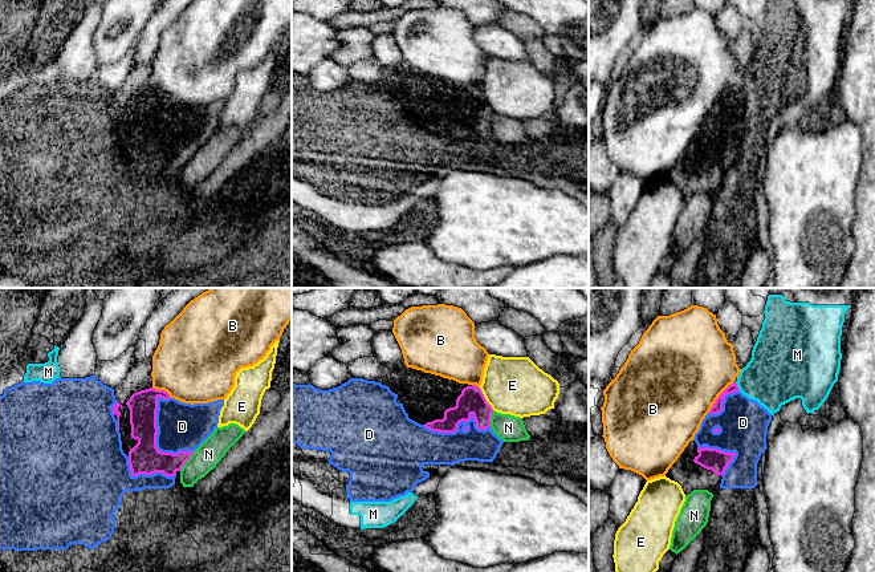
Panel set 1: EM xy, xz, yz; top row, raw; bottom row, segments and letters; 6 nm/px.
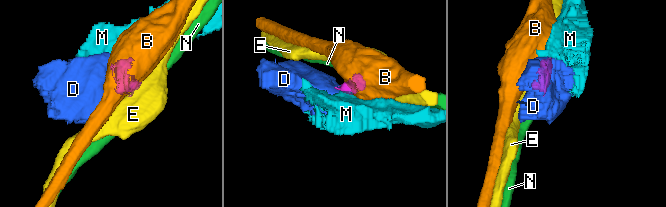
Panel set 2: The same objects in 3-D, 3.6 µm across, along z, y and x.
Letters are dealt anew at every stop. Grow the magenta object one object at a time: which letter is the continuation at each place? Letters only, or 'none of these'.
none of these

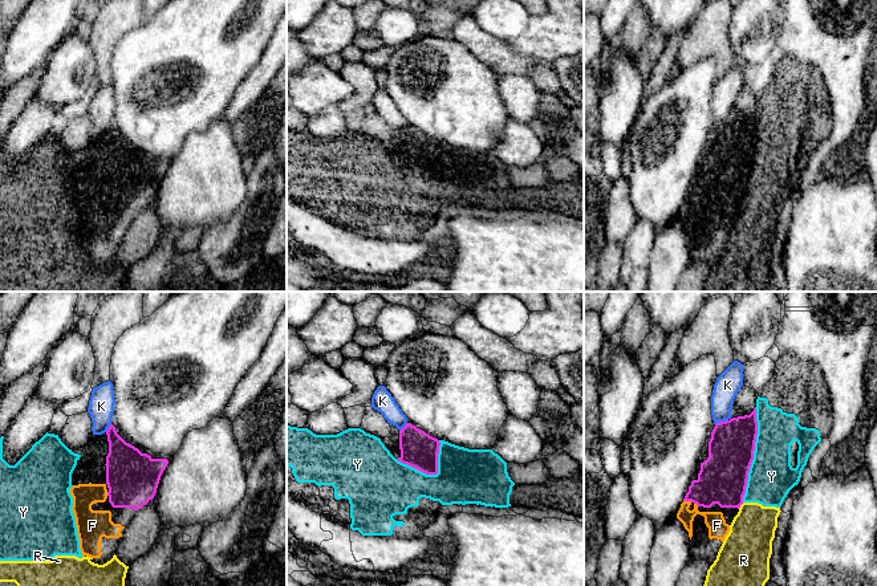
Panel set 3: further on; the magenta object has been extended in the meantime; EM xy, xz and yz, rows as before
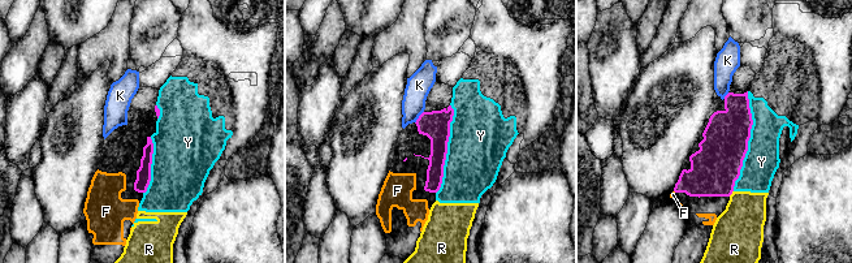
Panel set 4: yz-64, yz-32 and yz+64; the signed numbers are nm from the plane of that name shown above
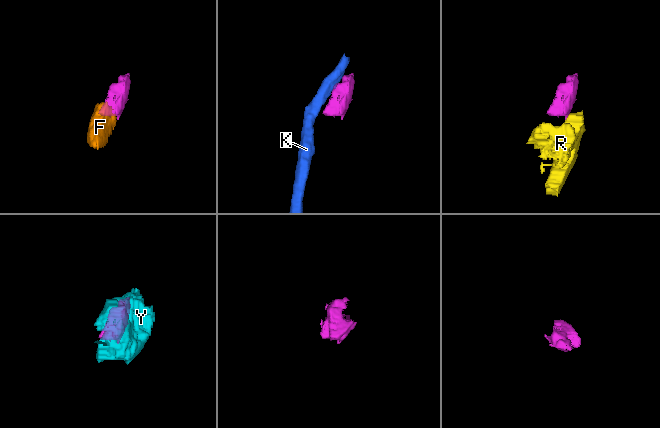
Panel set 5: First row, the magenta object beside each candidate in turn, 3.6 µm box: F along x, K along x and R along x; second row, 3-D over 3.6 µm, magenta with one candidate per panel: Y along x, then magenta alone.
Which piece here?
F

